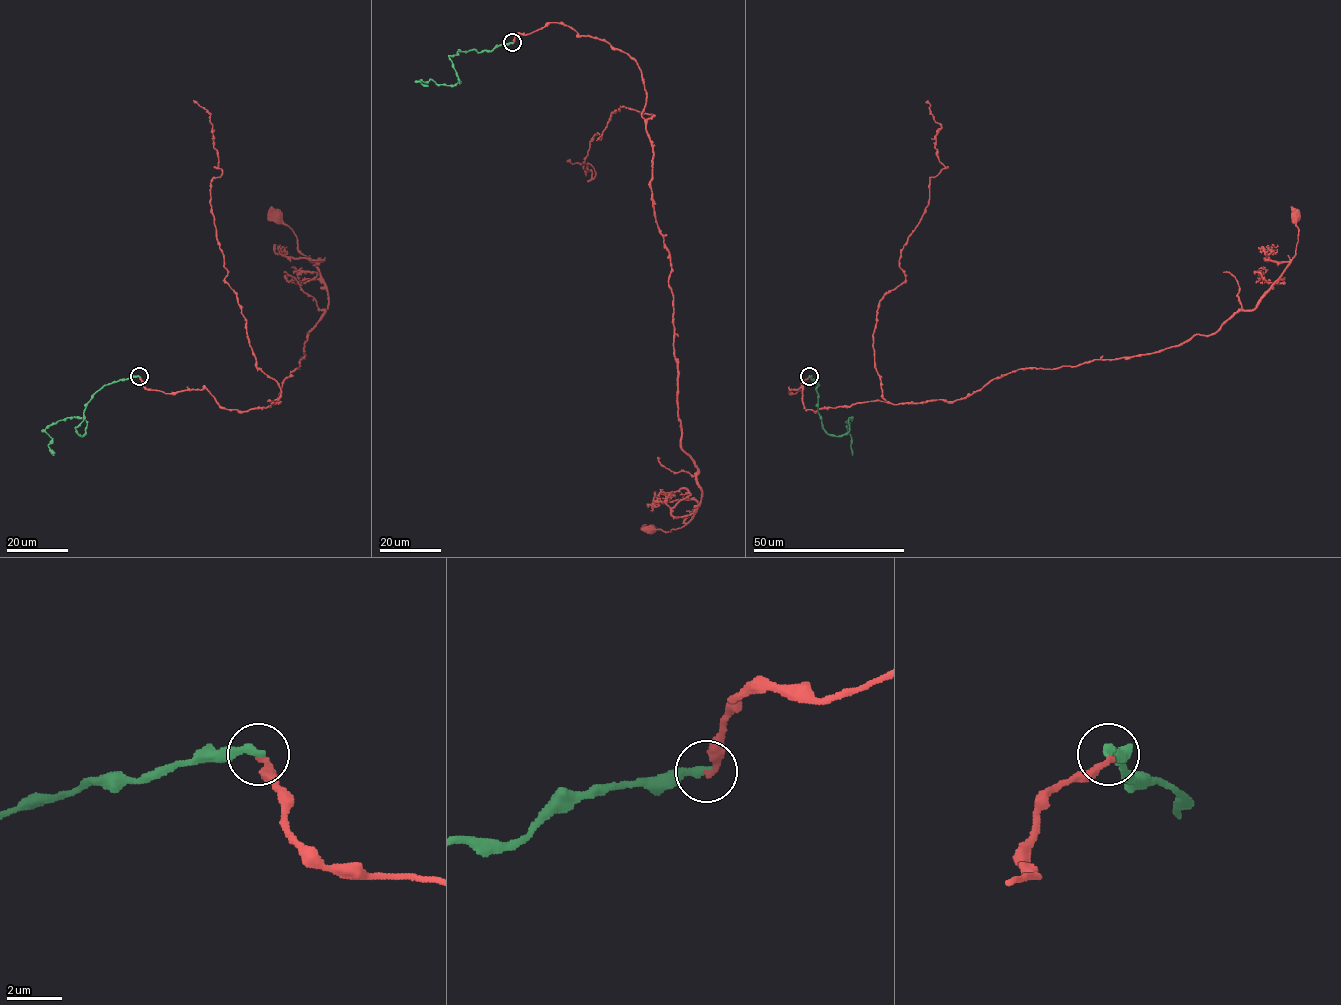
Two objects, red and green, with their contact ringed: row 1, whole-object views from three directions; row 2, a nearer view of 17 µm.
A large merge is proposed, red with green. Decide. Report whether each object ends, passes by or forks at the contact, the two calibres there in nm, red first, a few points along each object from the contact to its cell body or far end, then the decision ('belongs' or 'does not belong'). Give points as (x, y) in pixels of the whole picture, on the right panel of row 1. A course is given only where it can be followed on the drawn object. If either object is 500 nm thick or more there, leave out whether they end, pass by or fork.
red ends; green ends; calibres 260 and 320 nm; course red (809, 377), (789, 392), (813, 411), (955, 401), (1020, 369), (1181, 345), (1256, 306), (1294, 257), (1295, 215); course green (809, 377), (819, 384), (818, 411), (822, 427), (829, 434), (847, 432), (852, 417), (845, 422), (852, 455); does not belong

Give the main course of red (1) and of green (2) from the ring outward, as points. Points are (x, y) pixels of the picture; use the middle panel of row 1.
1: (512, 42), (569, 26), (641, 73), (671, 268), (680, 448), (702, 489), (682, 527), (650, 529)
2: (512, 42), (490, 51), (473, 49), (450, 55), (460, 82), (444, 85), (431, 79), (418, 81), (426, 86)

